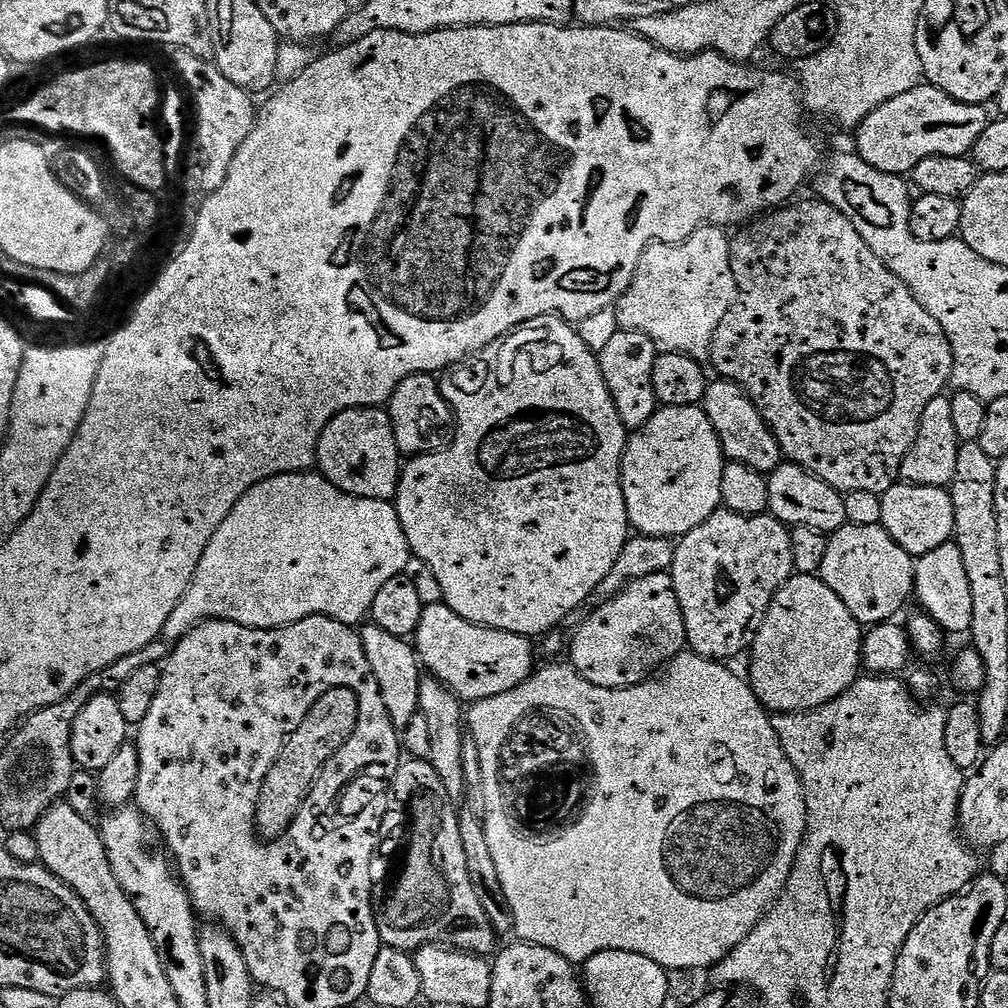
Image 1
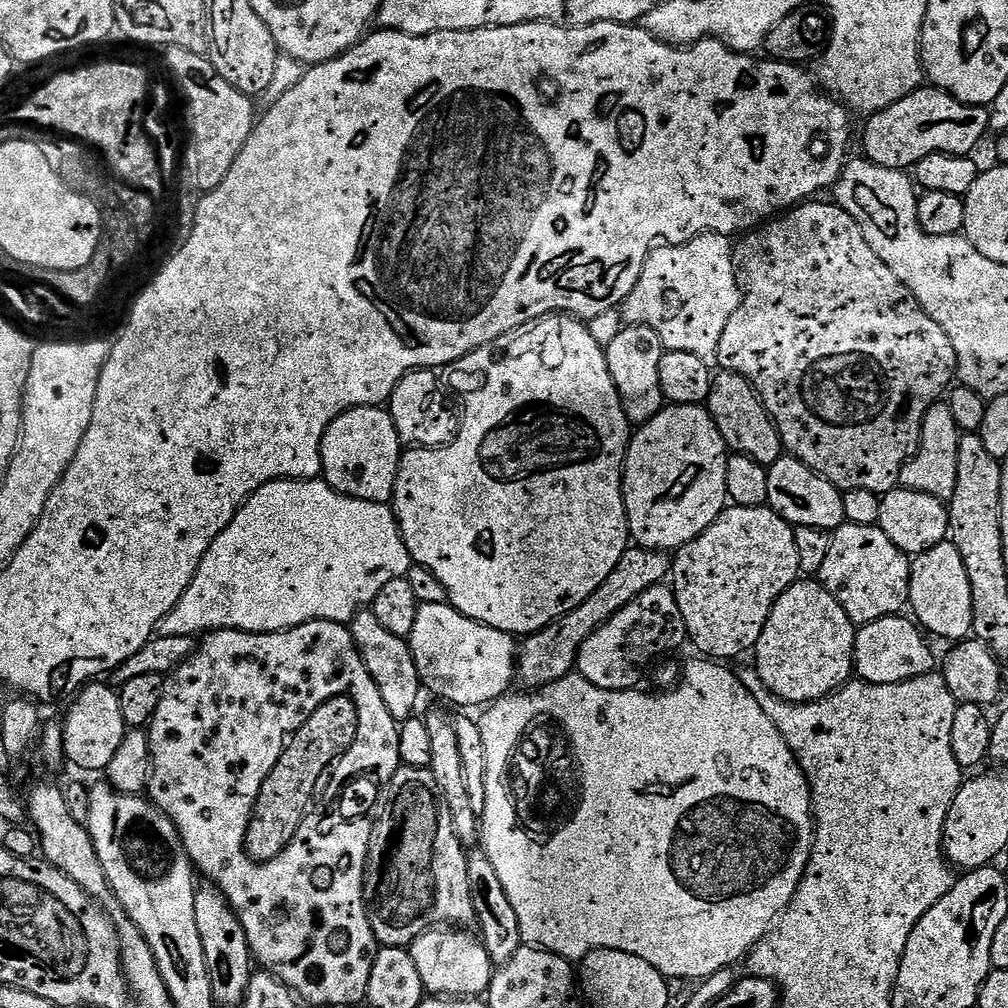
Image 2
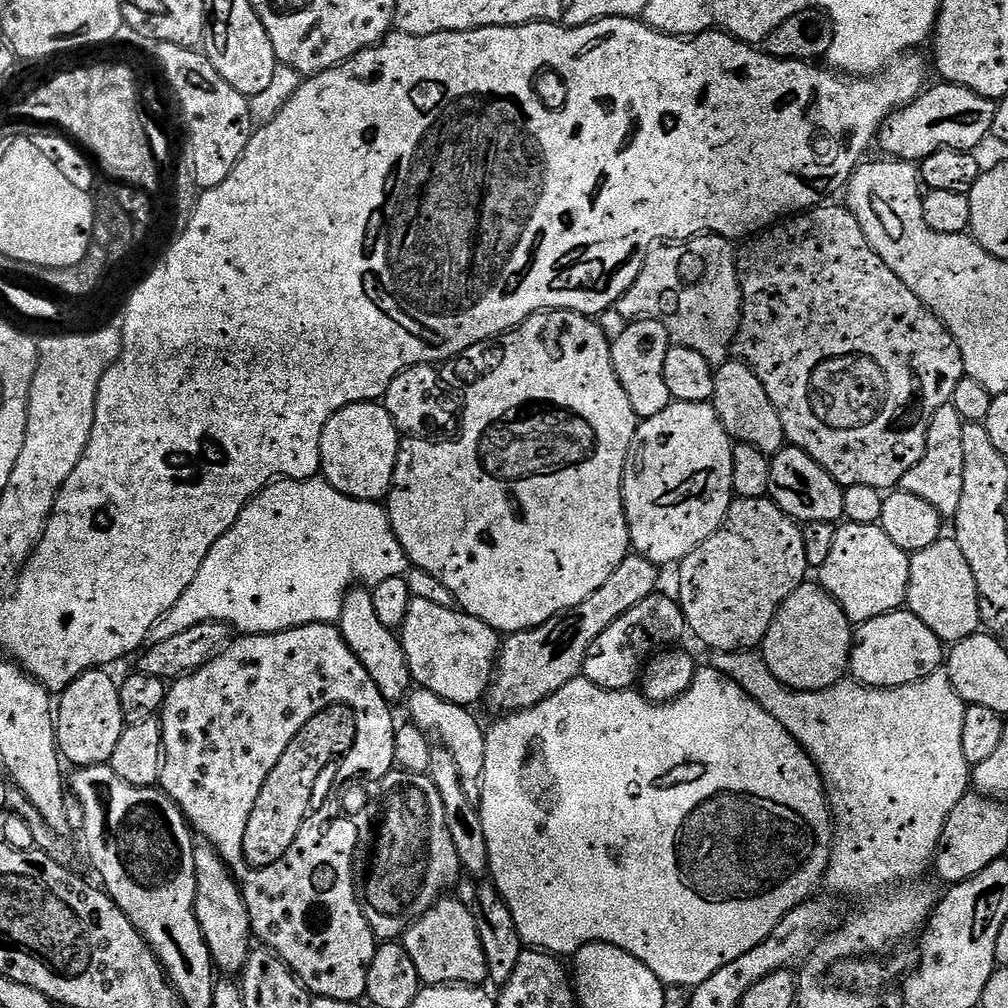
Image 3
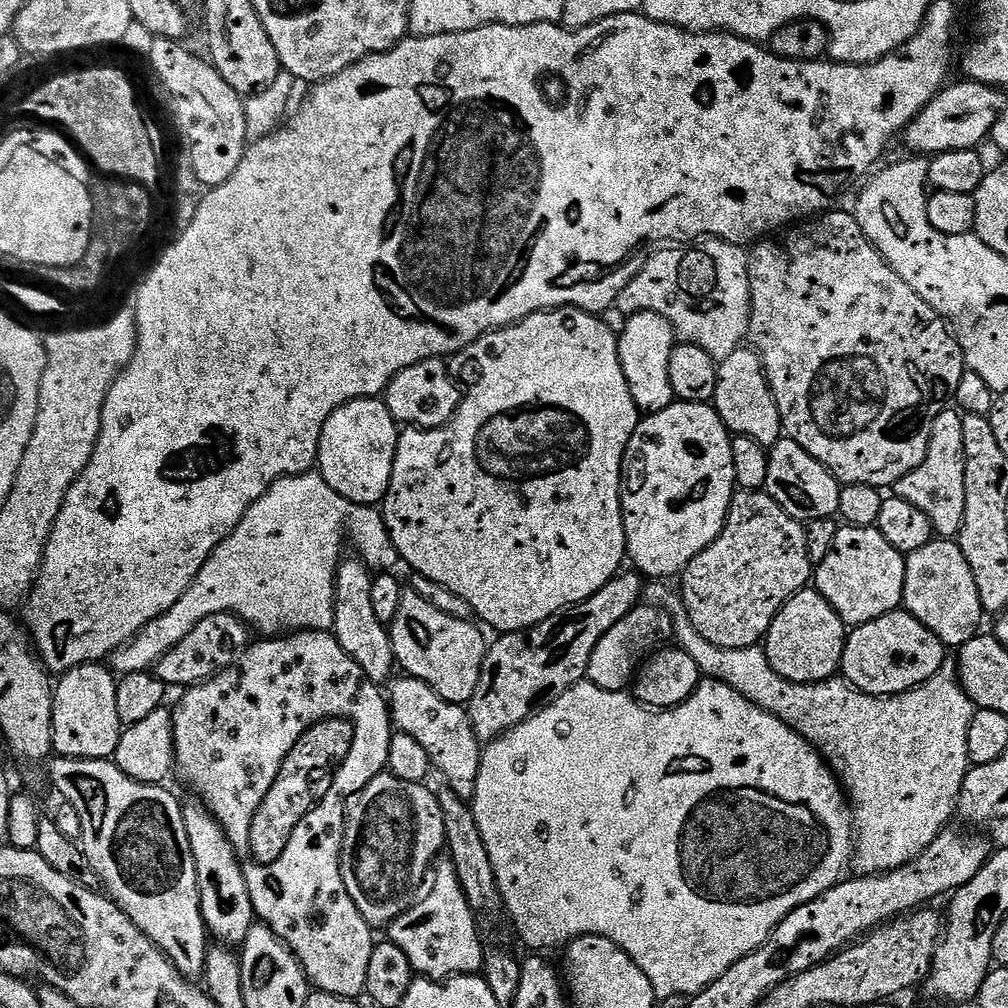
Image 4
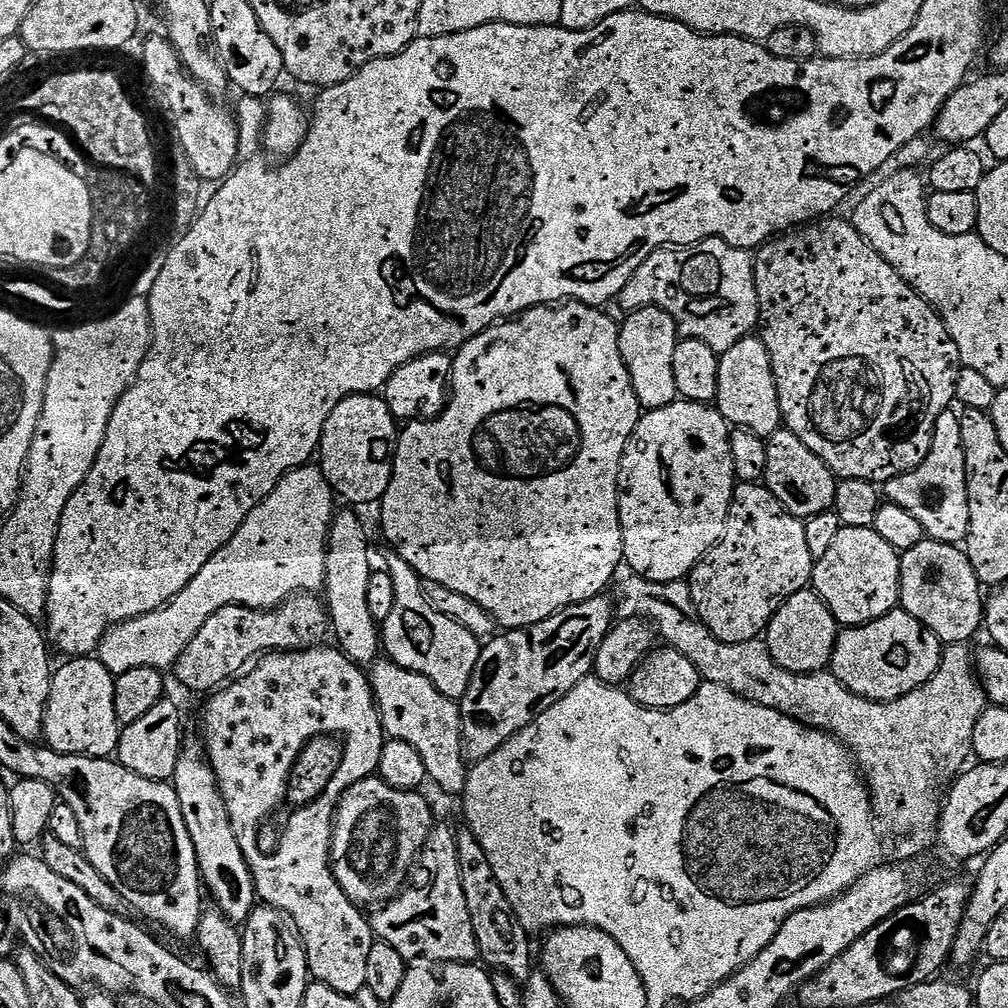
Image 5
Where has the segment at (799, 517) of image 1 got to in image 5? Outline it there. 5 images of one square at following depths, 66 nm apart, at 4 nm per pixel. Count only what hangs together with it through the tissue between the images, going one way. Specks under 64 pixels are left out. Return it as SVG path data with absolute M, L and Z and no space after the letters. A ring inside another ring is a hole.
M781 430L772 436L767 437L768 449L766 450L766 474L763 483L786 506L790 514L807 518L814 514L833 511L832 503L836 497L837 477L832 471L798 438L793 432Z

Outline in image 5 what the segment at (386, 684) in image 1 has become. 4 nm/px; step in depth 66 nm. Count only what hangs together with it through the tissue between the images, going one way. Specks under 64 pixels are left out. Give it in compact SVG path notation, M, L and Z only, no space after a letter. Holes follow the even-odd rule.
M337 511L328 531L328 553L322 599L328 610L330 632L341 652L361 666L371 666L382 656L382 632L378 622L370 614L367 604L368 587L374 571L368 557L368 532L360 521L359 511Z

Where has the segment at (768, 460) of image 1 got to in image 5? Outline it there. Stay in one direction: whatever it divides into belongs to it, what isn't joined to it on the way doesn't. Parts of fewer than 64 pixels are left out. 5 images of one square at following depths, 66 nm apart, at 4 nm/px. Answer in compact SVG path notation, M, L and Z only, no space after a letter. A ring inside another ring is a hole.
M759 335L742 338L720 356L718 366L718 390L714 407L732 428L754 430L765 438L781 431L782 417L778 402L778 386L772 369L772 355Z

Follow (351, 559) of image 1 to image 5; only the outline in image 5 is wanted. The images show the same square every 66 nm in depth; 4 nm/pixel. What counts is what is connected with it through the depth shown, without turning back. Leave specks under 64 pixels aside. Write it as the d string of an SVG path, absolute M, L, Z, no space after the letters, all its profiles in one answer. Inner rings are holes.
M305 466L294 468L288 472L270 490L270 494L238 526L234 538L194 574L194 578L166 606L154 610L150 614L142 614L138 618L128 620L124 624L115 624L104 636L98 649L98 658L110 670L113 676L126 674L126 670L138 670L138 666L147 668L171 669L178 662L178 658L186 646L190 646L190 638L202 630L206 618L210 614L218 614L222 606L237 604L247 608L276 608L292 596L301 594L316 594L323 589L326 574L326 554L328 553L328 531L332 525L334 515L334 493L326 482L324 471L319 466Z

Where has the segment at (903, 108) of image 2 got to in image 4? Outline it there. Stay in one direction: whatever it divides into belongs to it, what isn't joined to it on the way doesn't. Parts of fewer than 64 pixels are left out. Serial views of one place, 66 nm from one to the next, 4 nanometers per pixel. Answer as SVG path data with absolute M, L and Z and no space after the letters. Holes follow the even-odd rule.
M964 78L961 81L961 84L949 83L941 88L940 93L904 129L902 140L916 151L913 153L935 154L967 148L976 150L981 147L979 144L983 140L985 143L991 137L994 122L998 122L1002 110L1006 107L1005 93L999 88L991 88L990 85L980 84L976 80Z

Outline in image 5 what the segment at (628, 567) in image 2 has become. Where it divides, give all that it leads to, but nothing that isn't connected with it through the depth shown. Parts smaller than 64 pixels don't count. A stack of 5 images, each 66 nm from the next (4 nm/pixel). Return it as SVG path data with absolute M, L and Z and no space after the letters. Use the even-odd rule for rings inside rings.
M601 594L564 608L532 628L513 628L493 635L481 647L474 678L470 678L466 694L458 701L465 757L472 762L485 760L487 756L494 754L494 750L514 738L514 734L518 734L526 726L533 724L543 712L550 710L550 706L566 698L574 690L574 686L581 684L587 676L593 675L598 650L613 623L613 597Z

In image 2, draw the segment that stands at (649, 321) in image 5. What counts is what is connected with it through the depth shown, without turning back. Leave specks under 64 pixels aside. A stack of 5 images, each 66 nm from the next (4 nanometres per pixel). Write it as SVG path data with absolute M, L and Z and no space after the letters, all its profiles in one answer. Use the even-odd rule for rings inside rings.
M641 324L624 326L618 336L606 347L608 369L616 383L620 399L624 402L624 412L633 425L643 426L654 419L666 401L658 382L658 366L665 348L660 344L658 334Z

